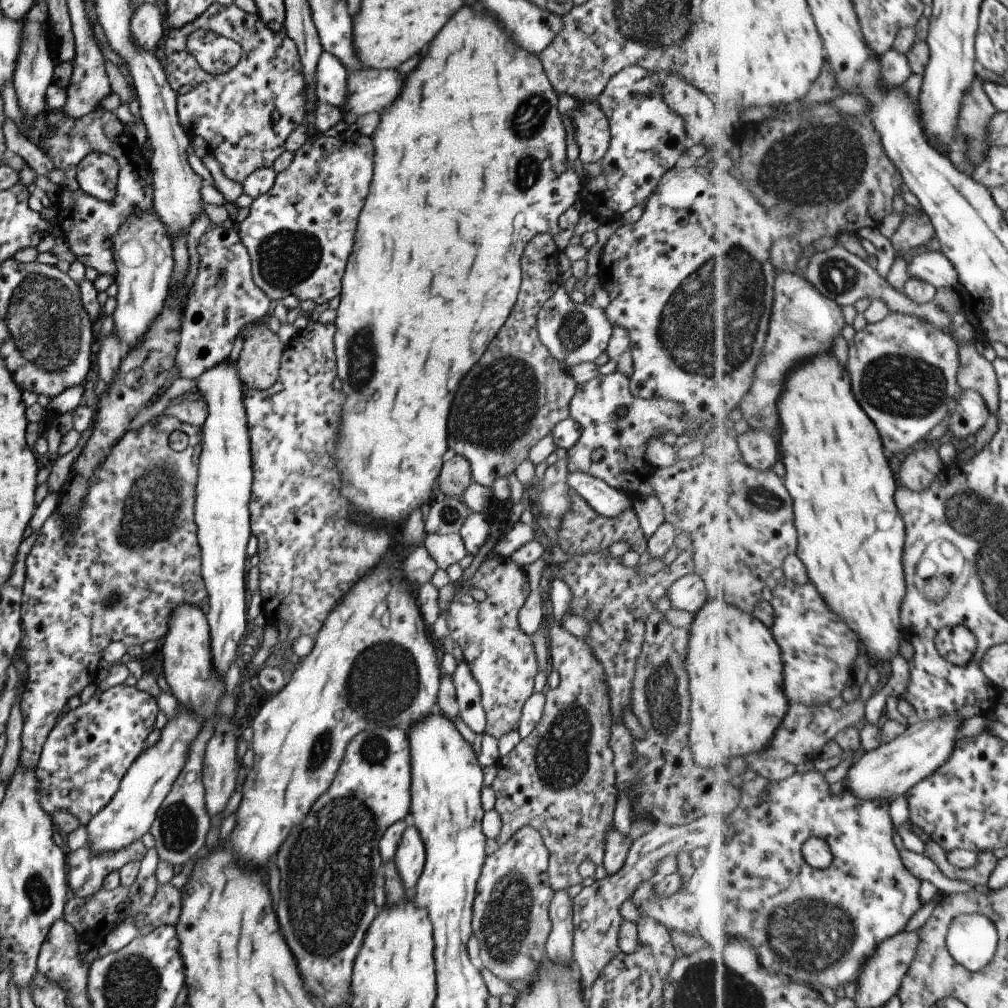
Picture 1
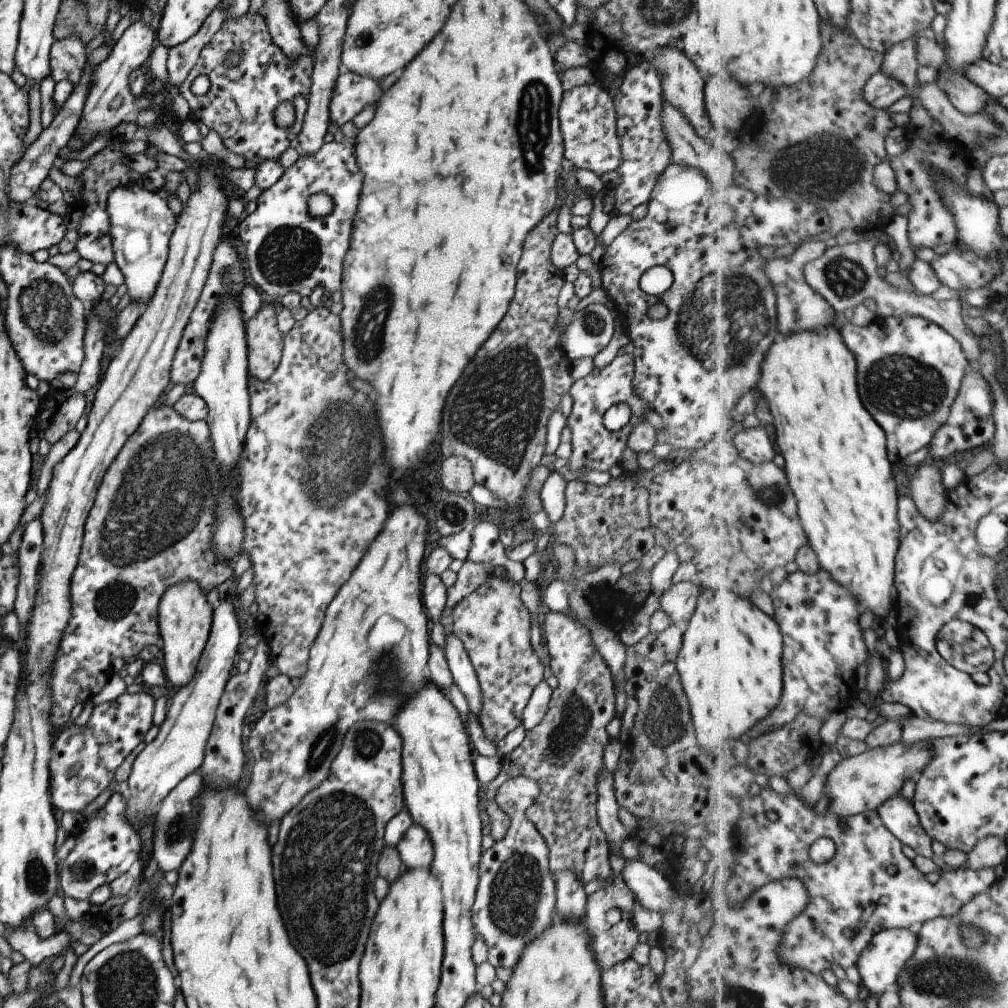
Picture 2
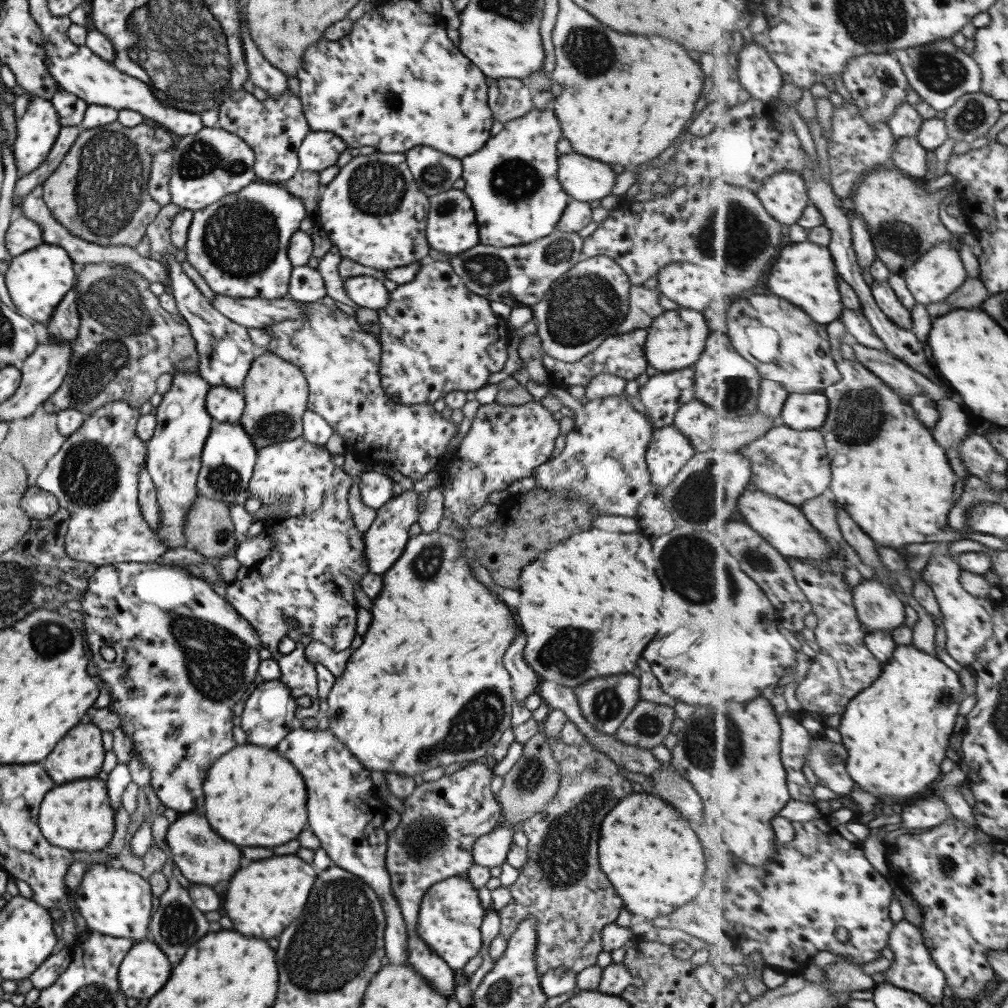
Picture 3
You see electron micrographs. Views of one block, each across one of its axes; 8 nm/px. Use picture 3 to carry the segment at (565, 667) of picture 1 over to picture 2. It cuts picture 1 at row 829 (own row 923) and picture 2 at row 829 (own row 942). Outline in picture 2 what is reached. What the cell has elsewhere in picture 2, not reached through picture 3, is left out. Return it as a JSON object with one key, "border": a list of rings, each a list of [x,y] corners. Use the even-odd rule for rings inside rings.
{"border":[[[547,612],[542,622],[543,638],[547,645],[544,655],[549,661],[551,675],[557,679],[557,688],[552,691],[547,711],[541,721],[531,730],[526,730],[525,738],[521,744],[512,750],[507,756],[501,758],[500,770],[497,776],[485,787],[486,810],[485,816],[491,820],[489,835],[493,841],[504,838],[509,826],[509,816],[495,804],[495,794],[503,782],[523,776],[531,778],[539,788],[537,799],[523,812],[524,817],[543,838],[548,849],[548,868],[552,875],[559,874],[563,870],[571,870],[575,878],[584,885],[590,881],[603,881],[611,876],[609,866],[610,854],[604,834],[598,826],[596,814],[597,802],[597,774],[604,768],[602,757],[603,750],[611,740],[605,732],[605,726],[615,717],[614,688],[603,658],[597,654],[585,625],[575,622],[573,618],[559,614],[559,612]]]}

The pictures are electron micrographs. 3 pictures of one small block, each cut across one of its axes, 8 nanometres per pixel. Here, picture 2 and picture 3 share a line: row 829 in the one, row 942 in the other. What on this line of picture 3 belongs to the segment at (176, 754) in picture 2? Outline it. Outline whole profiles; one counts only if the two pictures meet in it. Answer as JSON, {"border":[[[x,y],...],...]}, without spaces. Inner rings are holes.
{"border":[[[90,866],[73,892],[73,901],[81,918],[86,922],[86,932],[95,931],[114,938],[127,938],[134,943],[148,940],[151,916],[150,885],[141,876],[127,872],[120,866]]]}

